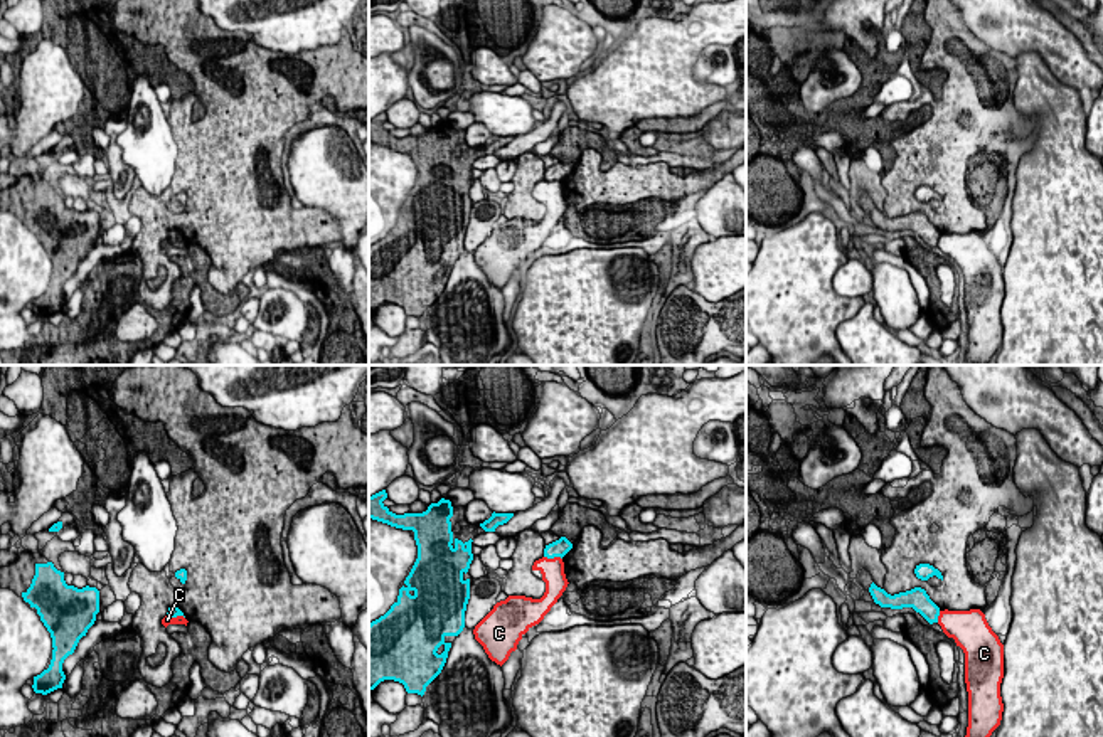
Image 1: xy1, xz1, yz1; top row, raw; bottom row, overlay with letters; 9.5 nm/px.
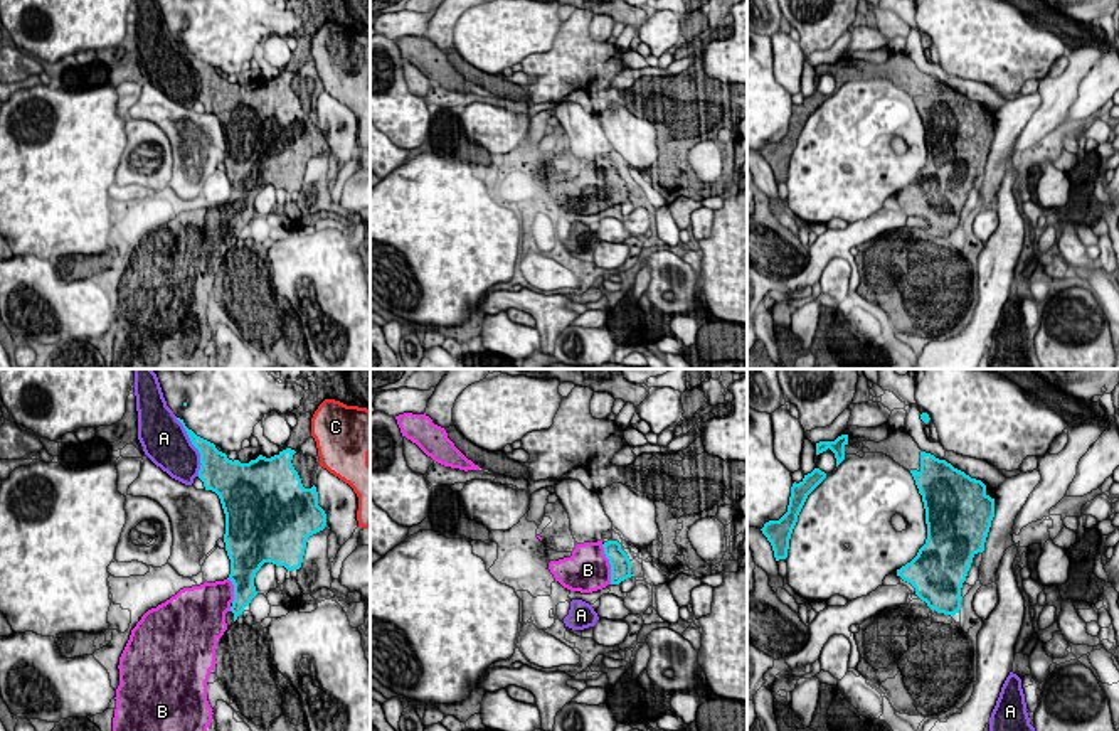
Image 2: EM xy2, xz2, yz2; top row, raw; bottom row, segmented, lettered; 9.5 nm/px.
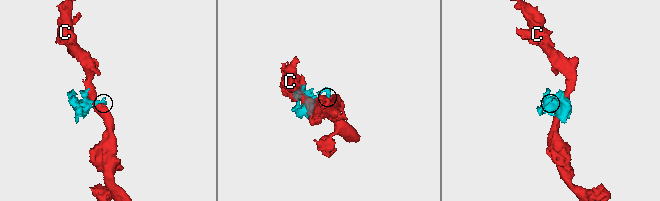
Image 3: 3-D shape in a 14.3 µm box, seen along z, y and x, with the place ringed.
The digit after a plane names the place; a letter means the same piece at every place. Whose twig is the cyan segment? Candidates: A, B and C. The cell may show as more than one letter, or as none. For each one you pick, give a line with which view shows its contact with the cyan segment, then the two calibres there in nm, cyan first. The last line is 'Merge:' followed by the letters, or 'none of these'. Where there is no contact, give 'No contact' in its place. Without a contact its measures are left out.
B: Touches cyan in xz2. Thickness 190 nm (cyan) against 420 nm
Merge: B

